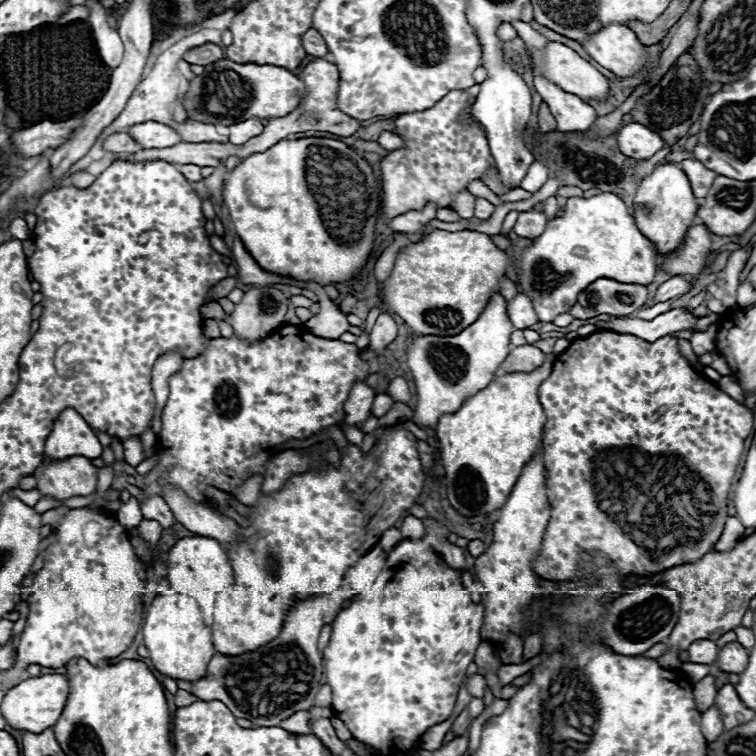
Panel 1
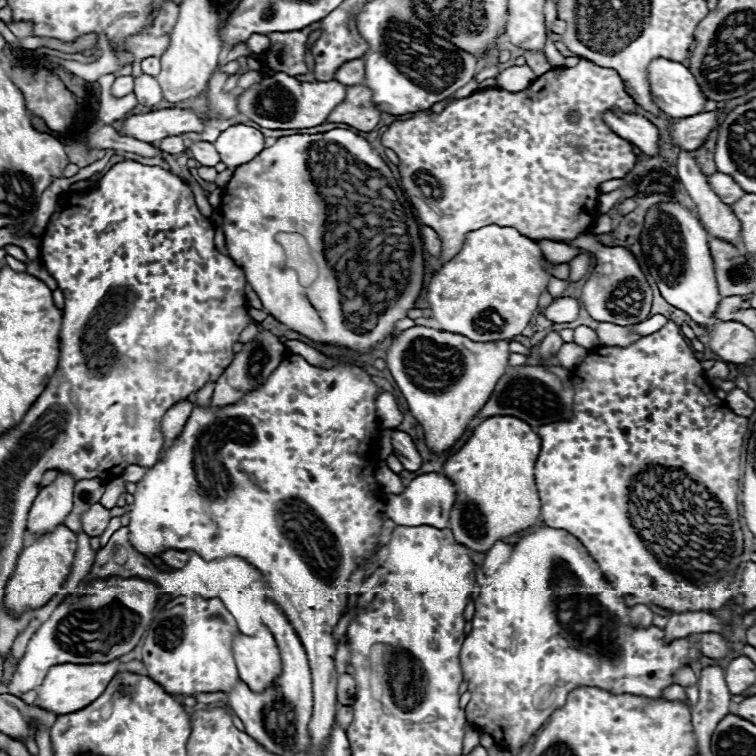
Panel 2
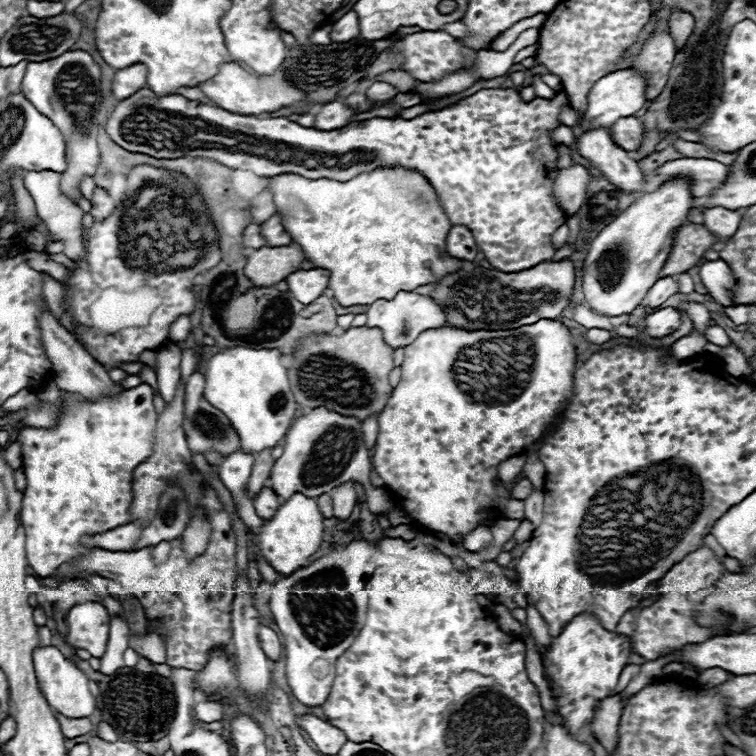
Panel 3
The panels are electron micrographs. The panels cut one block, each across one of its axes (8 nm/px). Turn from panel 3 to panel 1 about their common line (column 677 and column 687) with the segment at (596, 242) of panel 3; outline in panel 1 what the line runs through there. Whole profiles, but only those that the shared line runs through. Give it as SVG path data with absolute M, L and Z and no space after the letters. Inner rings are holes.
M660 164L650 176L640 182L640 188L634 196L632 216L638 230L654 244L654 250L658 254L674 252L674 248L682 244L682 236L686 236L686 228L692 226L698 212L698 204L694 200L696 198L690 190L690 182L676 164Z

